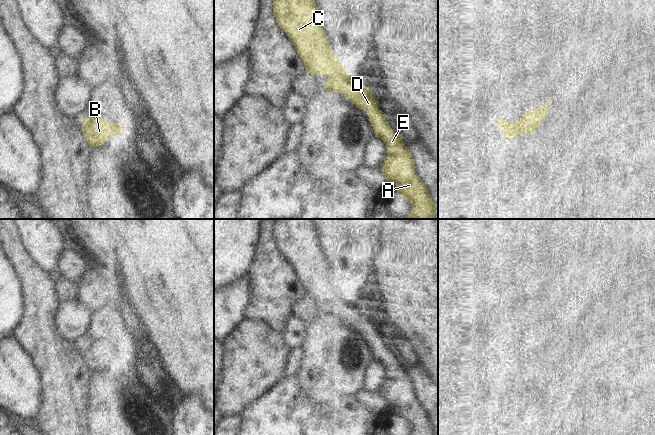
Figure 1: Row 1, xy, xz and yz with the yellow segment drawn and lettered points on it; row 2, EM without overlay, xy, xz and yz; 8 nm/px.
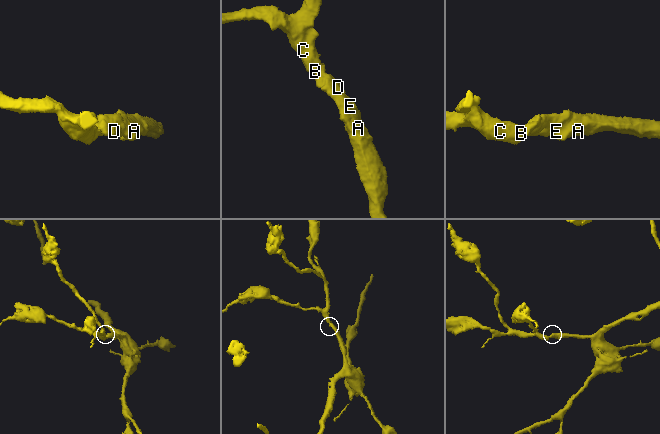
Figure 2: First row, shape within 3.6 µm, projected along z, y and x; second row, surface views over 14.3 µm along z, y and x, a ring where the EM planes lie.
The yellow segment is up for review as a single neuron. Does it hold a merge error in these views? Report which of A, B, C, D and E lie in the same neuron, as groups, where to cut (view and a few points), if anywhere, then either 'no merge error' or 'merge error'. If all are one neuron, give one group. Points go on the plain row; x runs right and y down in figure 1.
groups A B C D E; cut none; no merge error

